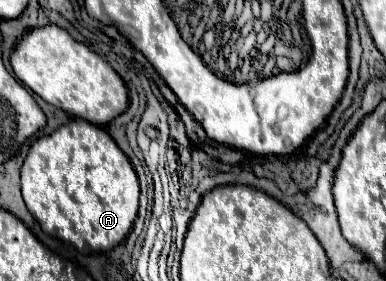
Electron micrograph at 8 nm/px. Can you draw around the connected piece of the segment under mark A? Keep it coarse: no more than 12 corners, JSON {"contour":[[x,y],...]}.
{"contour":[[70,120],[22,164],[46,234],[124,242],[138,176],[104,128]]}

